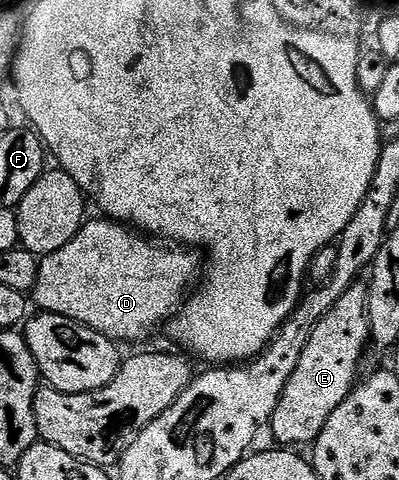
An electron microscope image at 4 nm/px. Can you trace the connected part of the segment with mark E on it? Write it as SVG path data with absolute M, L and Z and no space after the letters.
M357 282L341 294L318 326L314 326L310 342L306 342L306 350L302 350L302 358L298 358L298 366L294 374L290 374L282 390L282 398L278 398L278 406L270 421L272 436L280 443L277 445L311 446L316 443L322 426L326 426L326 418L342 406L344 399L356 387L356 368L358 372L366 356L364 347L367 349L369 344L368 289Z

